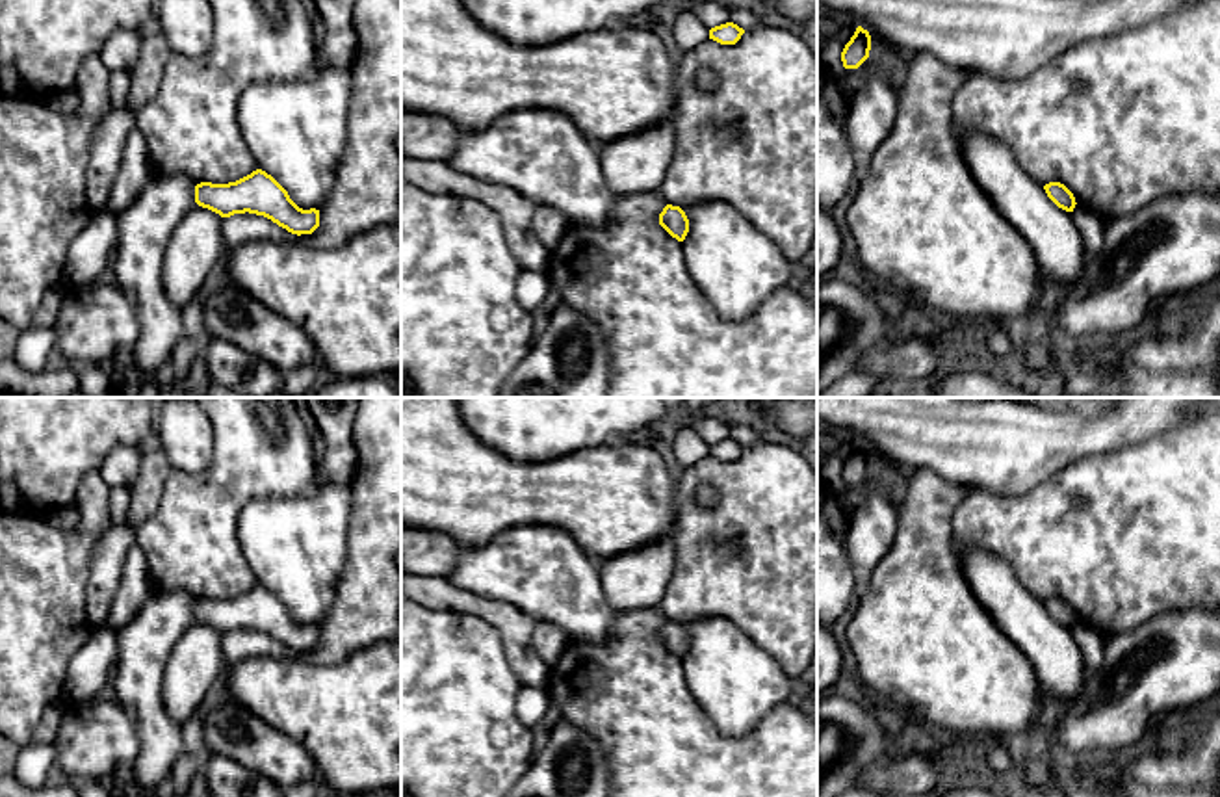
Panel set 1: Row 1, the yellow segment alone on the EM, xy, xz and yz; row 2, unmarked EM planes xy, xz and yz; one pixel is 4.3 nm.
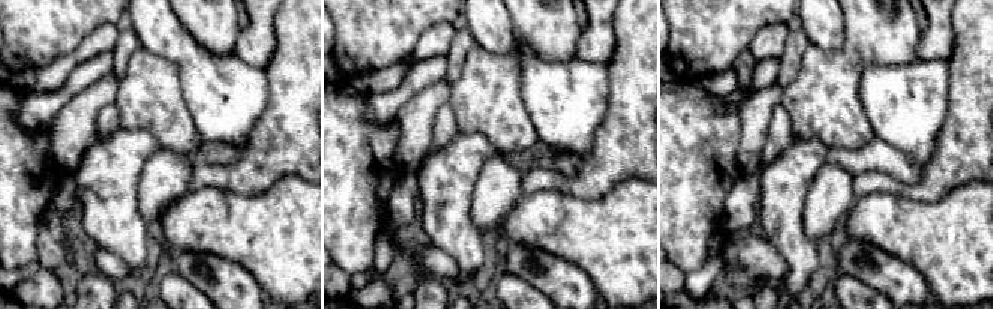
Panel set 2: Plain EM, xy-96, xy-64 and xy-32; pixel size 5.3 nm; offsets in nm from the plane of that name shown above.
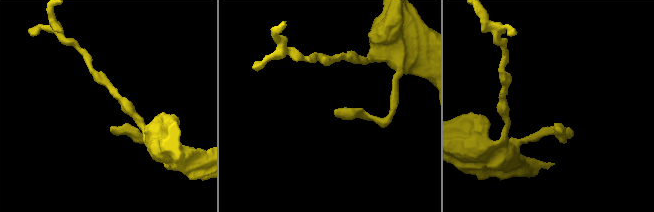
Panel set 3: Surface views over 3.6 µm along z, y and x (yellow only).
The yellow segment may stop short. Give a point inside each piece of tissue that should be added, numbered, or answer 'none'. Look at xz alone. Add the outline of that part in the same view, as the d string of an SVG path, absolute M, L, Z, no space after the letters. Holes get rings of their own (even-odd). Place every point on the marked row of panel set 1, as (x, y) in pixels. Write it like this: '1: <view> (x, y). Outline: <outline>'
none

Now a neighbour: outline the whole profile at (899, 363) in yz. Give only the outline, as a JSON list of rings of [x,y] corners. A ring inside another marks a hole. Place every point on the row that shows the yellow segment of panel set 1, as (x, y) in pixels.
[[[945,329],[941,336],[912,336],[899,342],[886,342],[871,349],[860,360],[860,372],[880,379],[882,388],[908,385],[915,379],[930,379],[943,370],[949,355],[947,340],[953,331]]]

